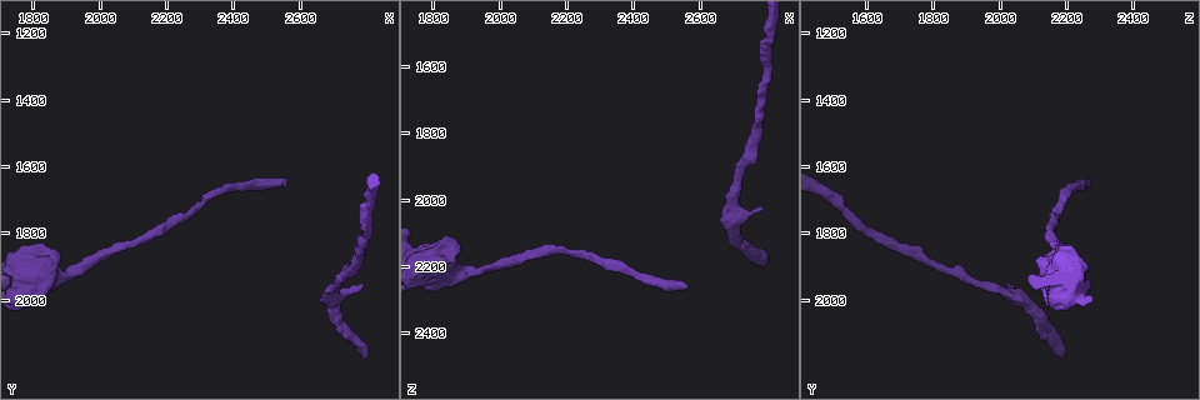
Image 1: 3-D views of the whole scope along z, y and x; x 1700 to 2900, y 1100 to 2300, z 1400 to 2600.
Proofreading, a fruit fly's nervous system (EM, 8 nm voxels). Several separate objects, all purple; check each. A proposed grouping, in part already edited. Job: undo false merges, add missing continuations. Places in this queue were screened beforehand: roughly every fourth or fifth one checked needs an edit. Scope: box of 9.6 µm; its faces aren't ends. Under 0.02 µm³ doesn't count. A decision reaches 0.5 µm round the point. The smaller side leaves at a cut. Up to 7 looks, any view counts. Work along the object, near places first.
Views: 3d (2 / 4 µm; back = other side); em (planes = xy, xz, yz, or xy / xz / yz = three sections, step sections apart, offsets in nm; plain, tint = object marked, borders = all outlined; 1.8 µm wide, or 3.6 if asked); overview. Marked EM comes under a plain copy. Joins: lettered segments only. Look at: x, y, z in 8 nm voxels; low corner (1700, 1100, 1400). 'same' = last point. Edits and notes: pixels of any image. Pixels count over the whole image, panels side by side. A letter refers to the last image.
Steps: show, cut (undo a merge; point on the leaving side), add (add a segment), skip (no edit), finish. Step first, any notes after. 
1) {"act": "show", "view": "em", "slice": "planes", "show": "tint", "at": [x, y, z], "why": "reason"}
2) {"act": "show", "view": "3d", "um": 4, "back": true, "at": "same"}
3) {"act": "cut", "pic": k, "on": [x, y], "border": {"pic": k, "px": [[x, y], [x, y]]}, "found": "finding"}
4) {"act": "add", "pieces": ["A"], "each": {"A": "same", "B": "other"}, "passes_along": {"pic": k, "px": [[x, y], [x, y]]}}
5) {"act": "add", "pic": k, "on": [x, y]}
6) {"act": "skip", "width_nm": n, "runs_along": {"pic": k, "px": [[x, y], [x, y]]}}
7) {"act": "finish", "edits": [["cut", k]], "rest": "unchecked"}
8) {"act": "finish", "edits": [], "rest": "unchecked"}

{"act": "show", "view": "3d", "um": 2, "at": [2800, 2170, 2190], "why": "free end"}

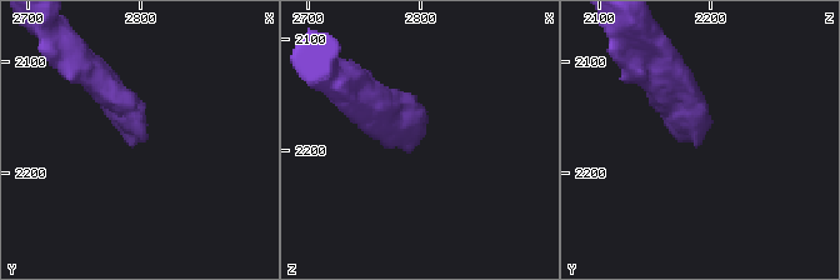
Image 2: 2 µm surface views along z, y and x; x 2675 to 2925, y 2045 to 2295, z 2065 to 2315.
{"act": "show", "view": "em", "slice": "planes", "show": "borders", "at": [2788, 2172, 2188]}

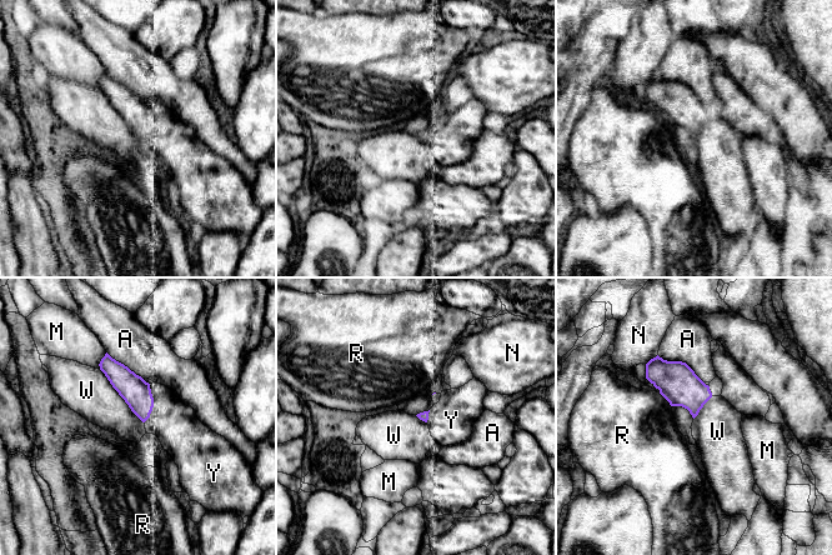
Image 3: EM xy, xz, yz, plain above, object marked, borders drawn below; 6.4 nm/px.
{"act": "add", "pic": 3, "on": [174, 421], "each": {"A": "other", "M": "other", "N": "other", "R": "other", "W": "other", "Y": "same"}, "found": "it goes on there"}

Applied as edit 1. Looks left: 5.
{"act": "show", "view": "em", "slice": "yz", "step": 8, "show": "borders", "at": [2570, 1640, 2270], "why": "end of a long branch"}

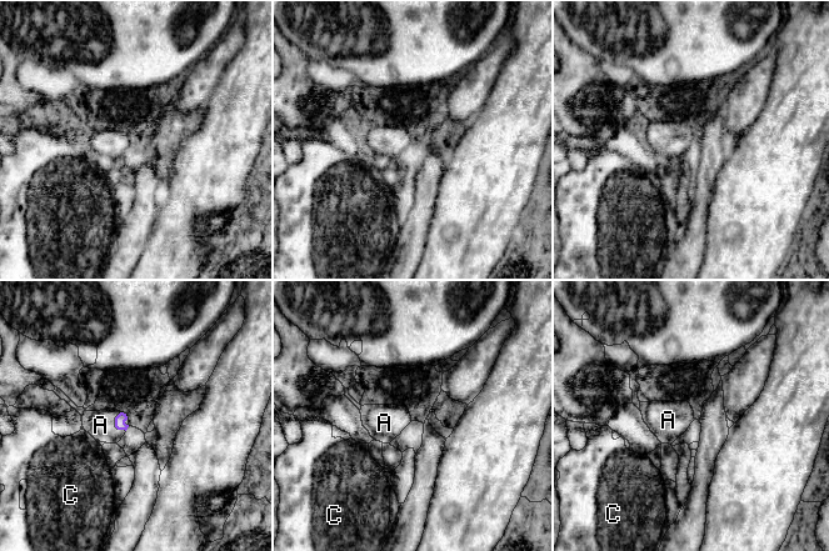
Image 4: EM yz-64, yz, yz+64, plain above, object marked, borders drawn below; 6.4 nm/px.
{"act": "show", "view": "em", "slice": "planes", "show": "borders", "at": "same", "why": "cut it another way"}

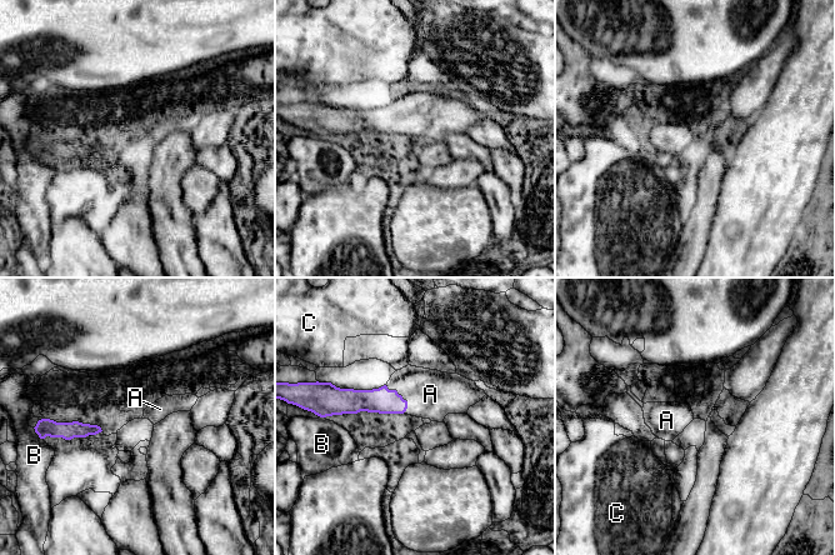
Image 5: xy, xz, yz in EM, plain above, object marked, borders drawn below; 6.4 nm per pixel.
{"act": "add", "pic": 5, "on": [430, 394], "width_nm": 130, "each": {"A": "same", "B": "other", "C": "other"}, "passes_along": {"pic": 5, "px": [[381, 400], [401, 396], [430, 394]]}, "found": "it goes on there"}

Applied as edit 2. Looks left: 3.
{"act": "show", "view": "3d", "um": 4, "at": [1860, 1850, 2160]}

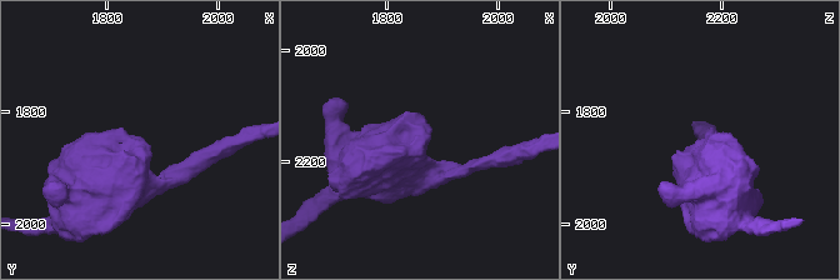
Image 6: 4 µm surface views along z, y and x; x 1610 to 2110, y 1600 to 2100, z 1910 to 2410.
{"act": "show", "view": "em", "um": 3.6, "slice": "xy", "step": 4, "show": "borders", "at": [1865, 1850, 2155], "why": "now the EM"}

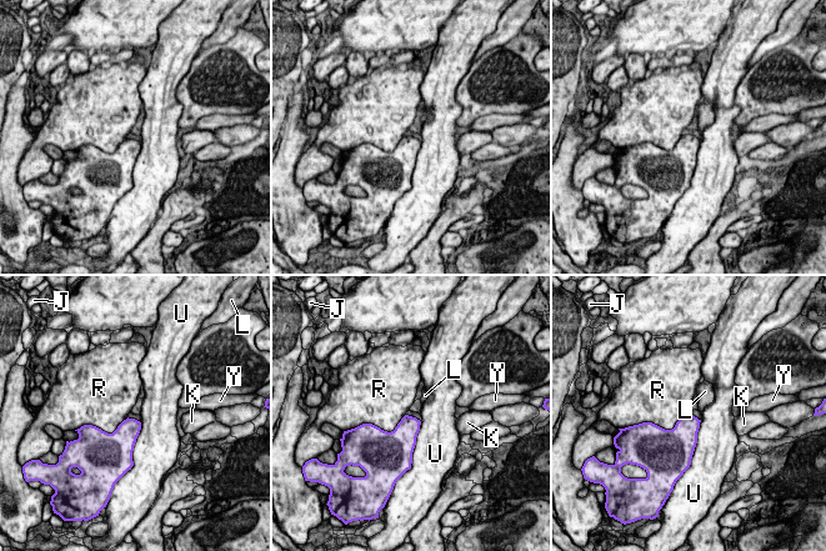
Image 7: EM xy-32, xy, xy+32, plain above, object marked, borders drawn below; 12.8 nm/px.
{"act": "skip", "each": {"J": "other", "K": "other", "L": "other", "R": "other", "U": "other", "Y": "other"}, "border": {"pic": 7, "px": [[128, 416], [111, 432], [89, 425]]}, "found": "none of them fits"}

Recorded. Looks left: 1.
{"act": "finish", "edits": [["add", 3], ["add", 5]], "rest": "unchecked"}

